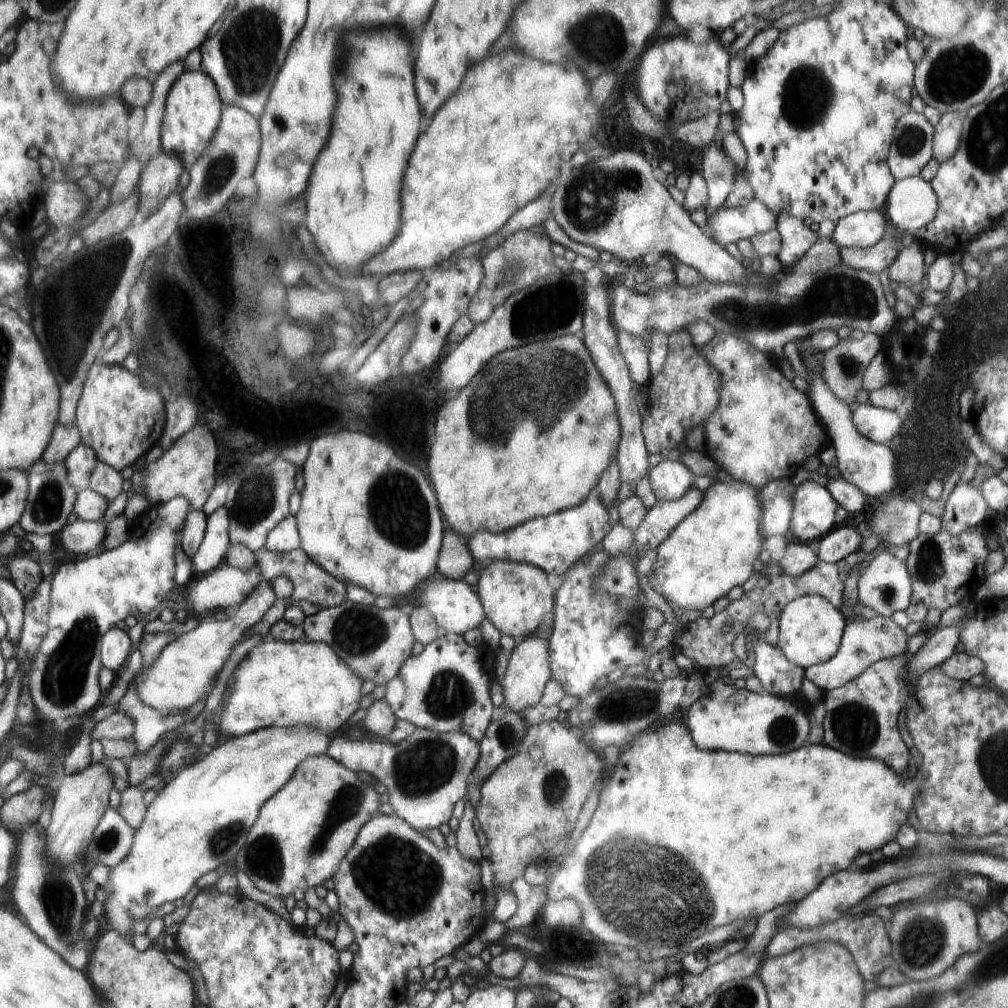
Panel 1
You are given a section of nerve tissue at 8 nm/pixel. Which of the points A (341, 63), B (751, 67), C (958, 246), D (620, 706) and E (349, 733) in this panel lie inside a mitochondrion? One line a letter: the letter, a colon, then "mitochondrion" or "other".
A: other
B: other
C: other
D: mitochondrion
E: other

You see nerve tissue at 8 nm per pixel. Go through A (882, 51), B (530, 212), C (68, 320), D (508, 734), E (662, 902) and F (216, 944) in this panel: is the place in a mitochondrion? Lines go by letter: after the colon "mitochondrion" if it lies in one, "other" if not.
A: other
B: other
C: mitochondrion
D: mitochondrion
E: mitochondrion
F: other

